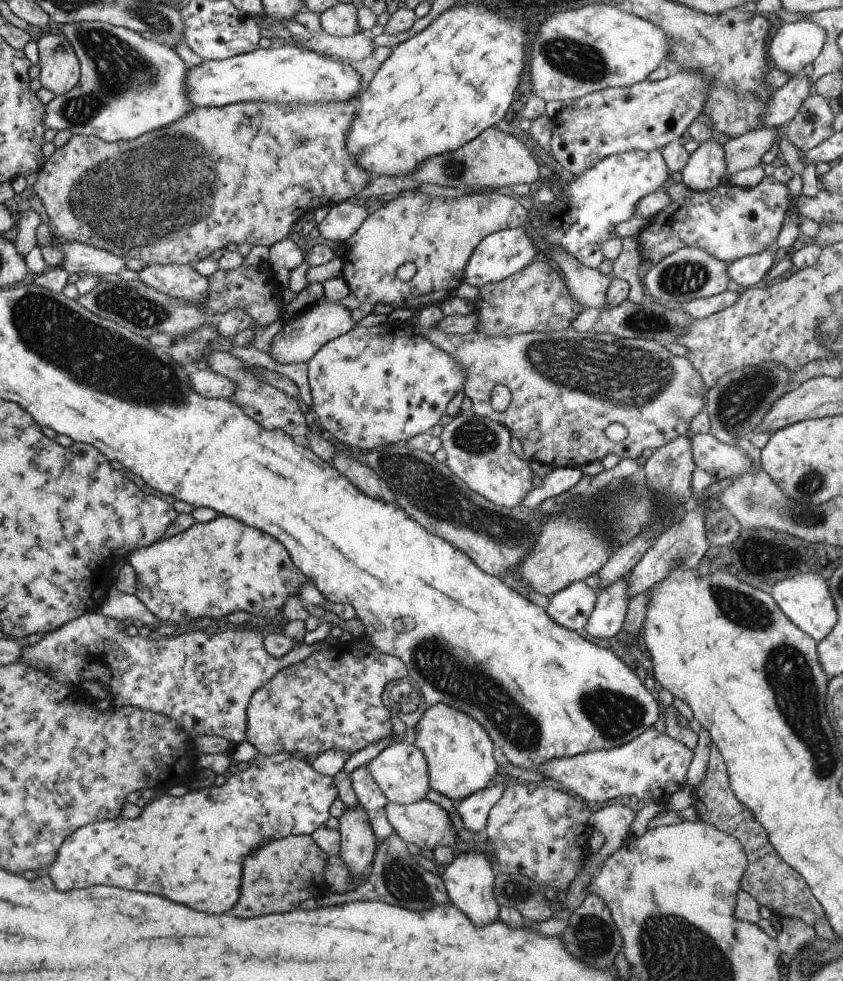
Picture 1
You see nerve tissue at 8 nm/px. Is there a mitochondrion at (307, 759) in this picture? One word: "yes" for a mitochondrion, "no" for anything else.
no

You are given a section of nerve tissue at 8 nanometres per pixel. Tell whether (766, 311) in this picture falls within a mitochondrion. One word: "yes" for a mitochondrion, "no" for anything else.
no

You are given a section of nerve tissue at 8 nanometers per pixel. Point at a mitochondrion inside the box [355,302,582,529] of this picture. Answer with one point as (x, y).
(474, 437)

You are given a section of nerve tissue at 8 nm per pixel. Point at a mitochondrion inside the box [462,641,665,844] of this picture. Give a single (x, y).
(615, 714)

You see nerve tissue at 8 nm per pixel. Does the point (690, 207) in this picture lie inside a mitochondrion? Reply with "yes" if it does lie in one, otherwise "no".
no

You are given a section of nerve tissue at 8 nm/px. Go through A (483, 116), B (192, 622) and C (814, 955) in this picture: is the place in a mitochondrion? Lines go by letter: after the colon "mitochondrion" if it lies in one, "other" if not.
A: other
B: other
C: mitochondrion

